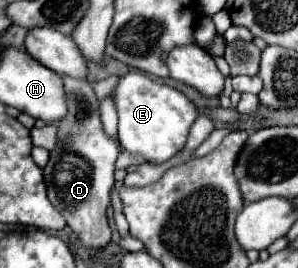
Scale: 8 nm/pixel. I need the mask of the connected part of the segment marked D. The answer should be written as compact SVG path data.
M63 76L67 114L57 126L57 146L49 152L49 162L45 170L45 184L51 204L63 214L67 226L79 236L81 244L97 252L105 248L111 238L111 228L107 224L109 190L115 184L115 162L121 146L115 138L107 136L99 118L99 100L93 90L93 82L87 78Z

